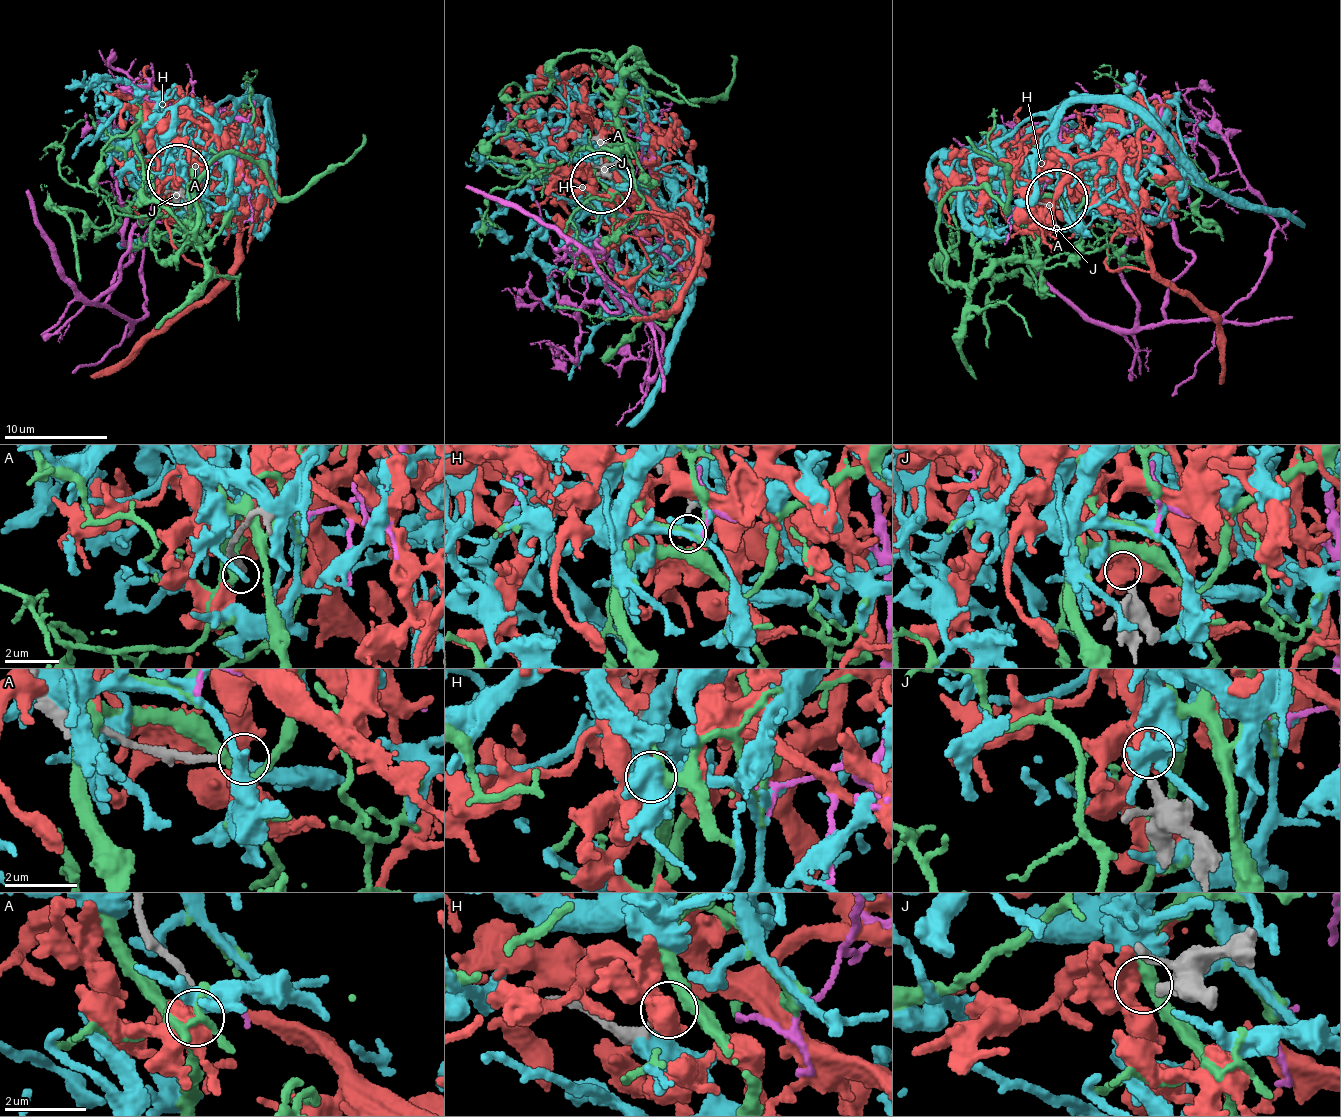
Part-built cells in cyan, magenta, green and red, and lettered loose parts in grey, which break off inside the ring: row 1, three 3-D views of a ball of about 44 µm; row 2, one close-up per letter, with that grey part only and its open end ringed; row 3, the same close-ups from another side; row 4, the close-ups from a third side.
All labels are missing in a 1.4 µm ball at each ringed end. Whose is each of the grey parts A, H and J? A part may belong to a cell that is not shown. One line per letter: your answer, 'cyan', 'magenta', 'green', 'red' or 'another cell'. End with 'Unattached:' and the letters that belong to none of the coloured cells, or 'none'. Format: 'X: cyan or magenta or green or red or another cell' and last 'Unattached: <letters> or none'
A: another cell
H: green
J: red
Unattached: A

